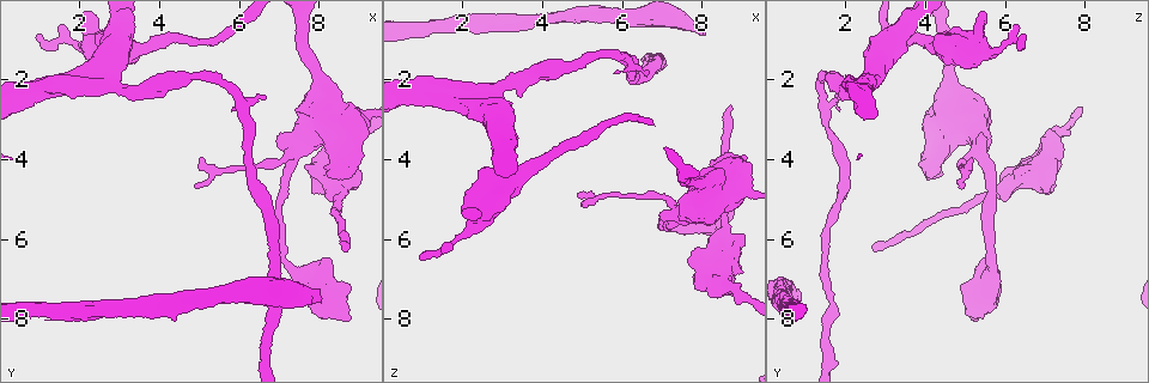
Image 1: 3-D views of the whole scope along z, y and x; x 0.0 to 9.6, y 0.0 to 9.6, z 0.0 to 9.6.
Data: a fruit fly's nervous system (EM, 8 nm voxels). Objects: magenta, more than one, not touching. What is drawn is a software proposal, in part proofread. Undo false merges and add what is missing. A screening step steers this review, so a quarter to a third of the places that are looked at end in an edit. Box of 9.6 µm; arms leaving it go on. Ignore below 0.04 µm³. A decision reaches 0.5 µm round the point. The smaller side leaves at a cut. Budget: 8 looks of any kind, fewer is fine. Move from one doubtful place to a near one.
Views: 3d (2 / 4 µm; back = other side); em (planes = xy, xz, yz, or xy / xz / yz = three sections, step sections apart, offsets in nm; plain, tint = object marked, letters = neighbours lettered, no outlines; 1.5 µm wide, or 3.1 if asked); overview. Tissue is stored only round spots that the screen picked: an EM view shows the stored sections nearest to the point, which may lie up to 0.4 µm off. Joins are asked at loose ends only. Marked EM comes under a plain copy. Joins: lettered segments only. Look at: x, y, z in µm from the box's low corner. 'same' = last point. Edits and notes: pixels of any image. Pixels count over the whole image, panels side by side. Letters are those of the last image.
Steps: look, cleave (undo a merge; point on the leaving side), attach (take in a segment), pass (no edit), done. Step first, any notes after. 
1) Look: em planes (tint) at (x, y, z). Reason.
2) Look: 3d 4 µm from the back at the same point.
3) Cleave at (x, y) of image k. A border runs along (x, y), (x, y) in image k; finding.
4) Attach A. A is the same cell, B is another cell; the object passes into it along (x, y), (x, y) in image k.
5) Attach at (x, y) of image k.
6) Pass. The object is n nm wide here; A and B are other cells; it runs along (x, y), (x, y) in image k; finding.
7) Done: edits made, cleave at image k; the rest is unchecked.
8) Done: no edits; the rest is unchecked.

Look: em planes (letters) at (8.80, 6.25, 2.65). End of a long branch.

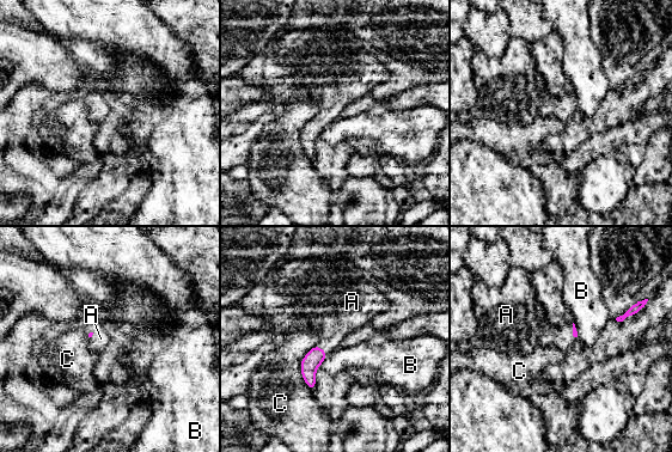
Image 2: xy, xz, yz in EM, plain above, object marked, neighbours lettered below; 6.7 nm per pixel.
Attach A. A is the same cell, B and C are other cells; the object passes into it along (312, 360), (322, 349), (343, 319) in image 2; the neuron continues.

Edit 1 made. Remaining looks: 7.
Look: overview. See it whole again.

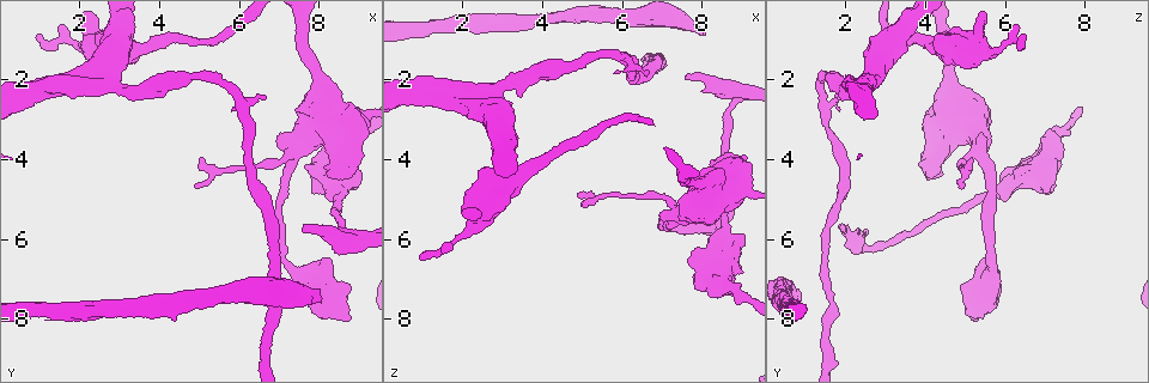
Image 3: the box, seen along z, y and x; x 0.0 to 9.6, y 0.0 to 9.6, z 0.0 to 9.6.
Look: 3d 2 µm at (8.00, 7.60, 0.80). An open end.

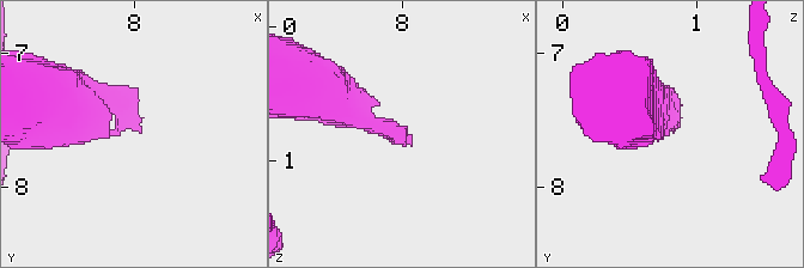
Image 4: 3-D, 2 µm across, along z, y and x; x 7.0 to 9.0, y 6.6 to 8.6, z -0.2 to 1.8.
Look: em yz step 4 (tint) at (8.02, 7.56, 0.80).

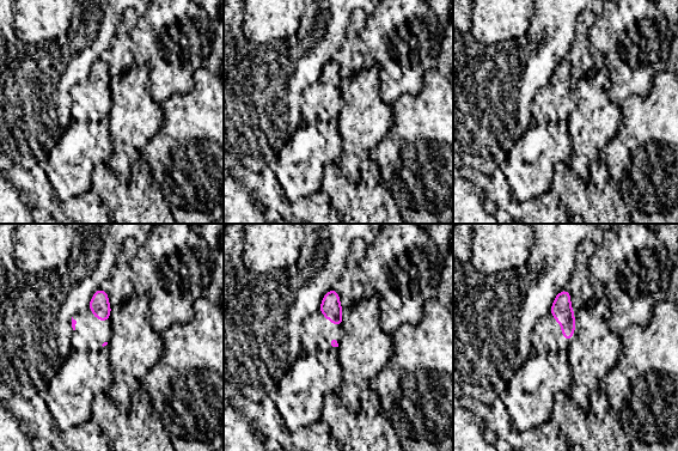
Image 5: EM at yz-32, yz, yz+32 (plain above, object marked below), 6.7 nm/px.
Look: em xy step 8 (letters) at the same point. Cut it another way.

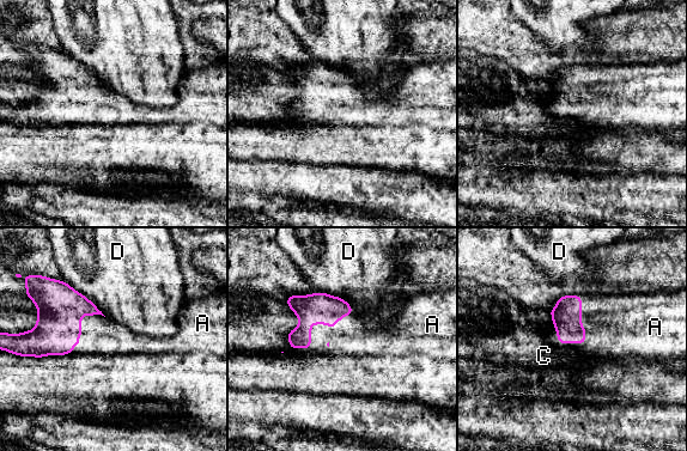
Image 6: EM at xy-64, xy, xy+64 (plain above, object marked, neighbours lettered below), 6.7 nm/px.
Attach A. A is the same cell, C and D are other cells; the object passes into it along (566, 316), (585, 331), (618, 325) in image 6; it goes on there.

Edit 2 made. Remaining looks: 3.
Look: em xy step 4 (tint) at (8.75, 7.95, 5.25). Branch stops here.

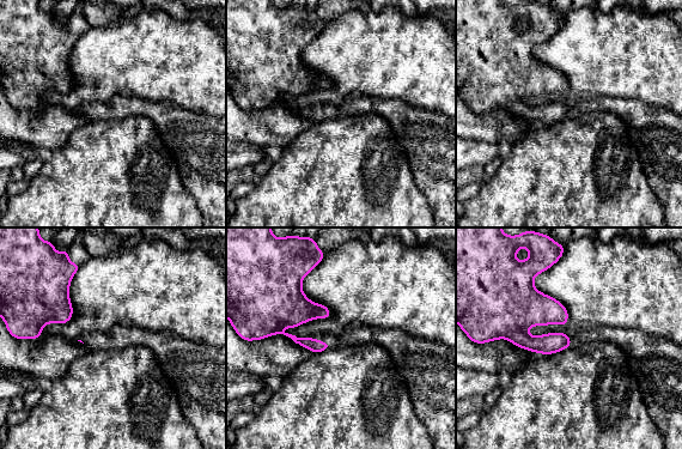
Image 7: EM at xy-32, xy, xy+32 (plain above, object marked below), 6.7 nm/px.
Look: em planes (letters) at the same point.

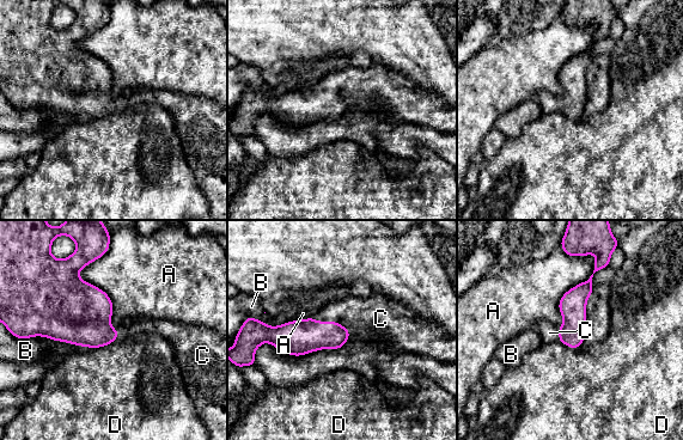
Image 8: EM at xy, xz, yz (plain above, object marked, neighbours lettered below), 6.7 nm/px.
Attach C. The longest contact is with A, 550 nm; C is the same cell, A, B and D are other cells; the neuron continues.

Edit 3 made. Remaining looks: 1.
Done: edits made, attach at image 2, attach at image 6, attach at image 8; the rest is unchecked.

